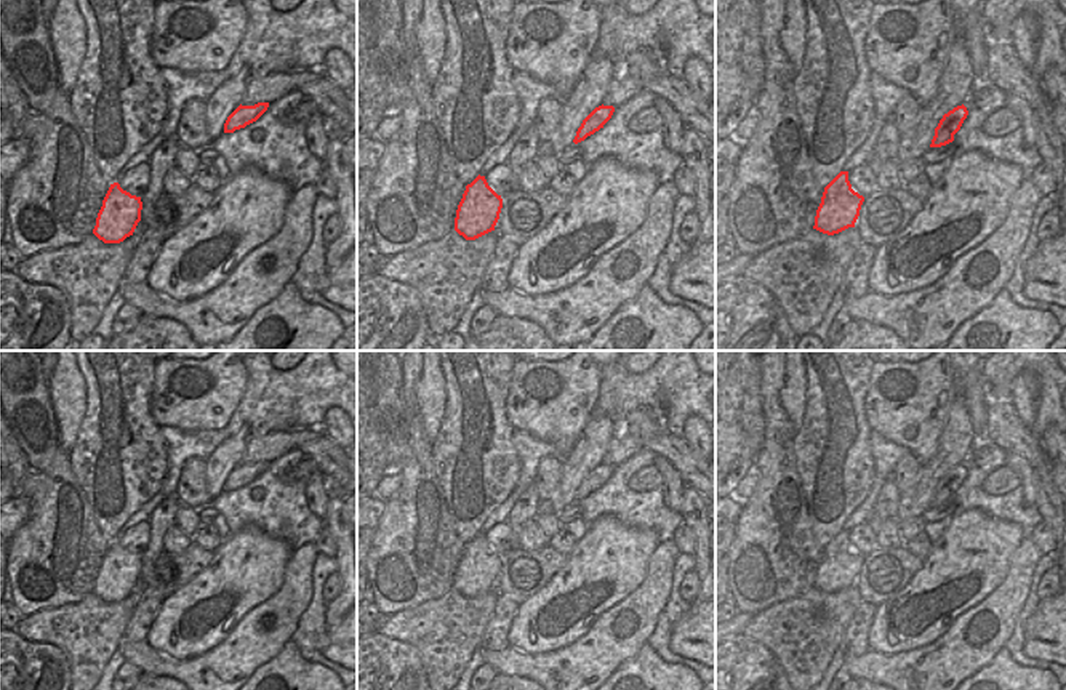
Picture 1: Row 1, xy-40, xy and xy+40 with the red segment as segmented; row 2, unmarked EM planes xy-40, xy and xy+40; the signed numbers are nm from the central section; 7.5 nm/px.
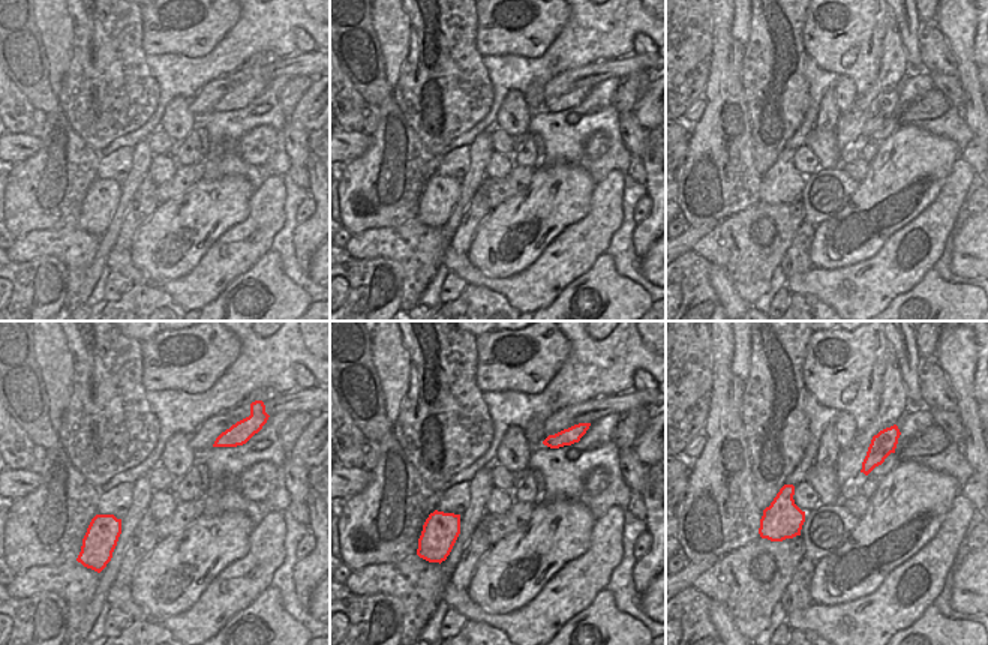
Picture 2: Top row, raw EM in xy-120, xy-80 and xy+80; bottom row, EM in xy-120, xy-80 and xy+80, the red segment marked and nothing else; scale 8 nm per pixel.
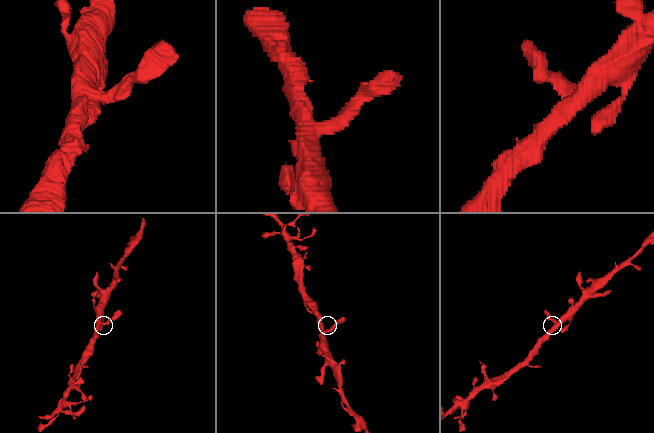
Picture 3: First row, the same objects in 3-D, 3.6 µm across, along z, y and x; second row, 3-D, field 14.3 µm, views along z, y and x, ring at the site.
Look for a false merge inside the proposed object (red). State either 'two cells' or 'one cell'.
two cells

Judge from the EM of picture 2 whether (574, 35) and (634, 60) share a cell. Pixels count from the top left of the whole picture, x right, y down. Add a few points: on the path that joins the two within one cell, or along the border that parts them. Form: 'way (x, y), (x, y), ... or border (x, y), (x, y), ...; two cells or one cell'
border (634, 53), (625, 57), (603, 57), (589, 63); two cells

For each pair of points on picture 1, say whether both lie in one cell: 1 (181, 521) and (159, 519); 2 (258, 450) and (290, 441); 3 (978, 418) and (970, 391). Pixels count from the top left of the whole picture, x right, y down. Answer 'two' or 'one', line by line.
1: two
2: one
3: one

